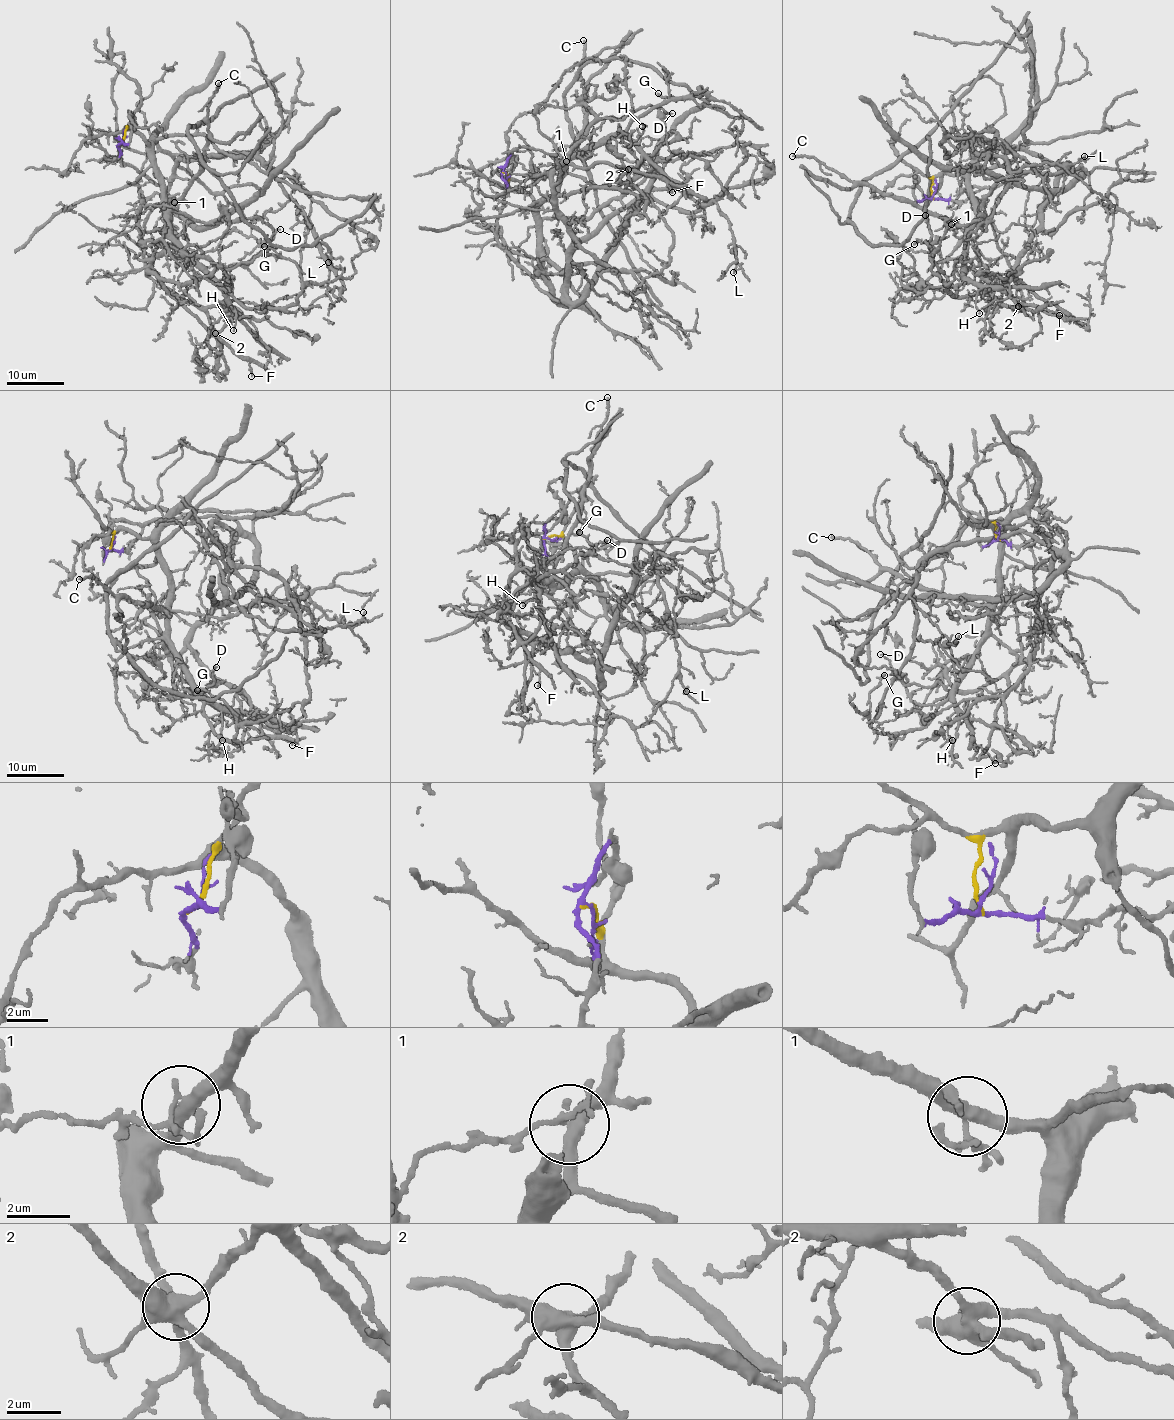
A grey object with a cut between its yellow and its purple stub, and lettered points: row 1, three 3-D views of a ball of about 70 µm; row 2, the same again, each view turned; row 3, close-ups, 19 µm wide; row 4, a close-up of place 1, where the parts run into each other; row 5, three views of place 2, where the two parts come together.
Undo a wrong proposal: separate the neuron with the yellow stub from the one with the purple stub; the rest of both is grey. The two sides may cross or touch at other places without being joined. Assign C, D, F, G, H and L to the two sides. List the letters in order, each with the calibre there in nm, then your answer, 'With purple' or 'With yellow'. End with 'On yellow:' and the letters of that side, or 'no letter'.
C: Thickness 260 nm. With yellow
D: Thickness 160 nm. With purple
F: Thickness 130 nm. With purple
G: Thickness 200 nm. With yellow
H: Thickness 110 nm. With yellow
L: Thickness 140 nm. With purple
On yellow: C, G, H

